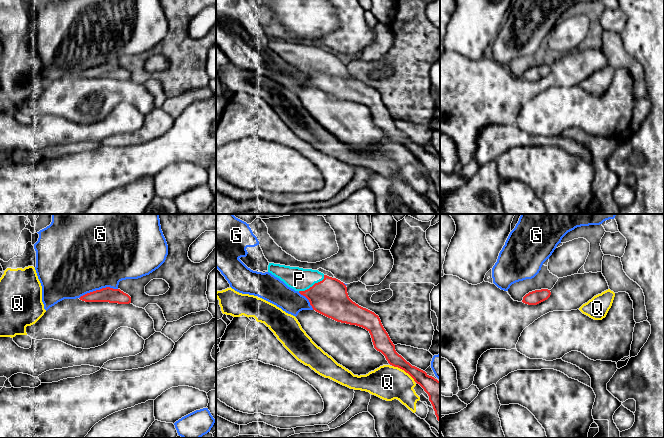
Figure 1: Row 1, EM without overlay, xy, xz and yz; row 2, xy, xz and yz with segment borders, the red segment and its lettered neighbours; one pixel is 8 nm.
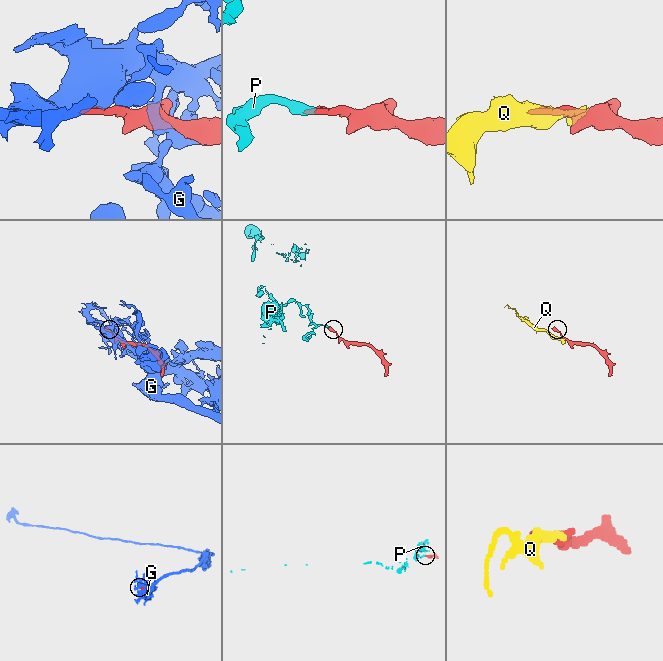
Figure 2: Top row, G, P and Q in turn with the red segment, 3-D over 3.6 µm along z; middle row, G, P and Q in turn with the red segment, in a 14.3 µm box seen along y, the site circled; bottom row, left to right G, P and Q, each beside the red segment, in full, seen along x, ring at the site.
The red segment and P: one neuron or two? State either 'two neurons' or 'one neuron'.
one neuron

